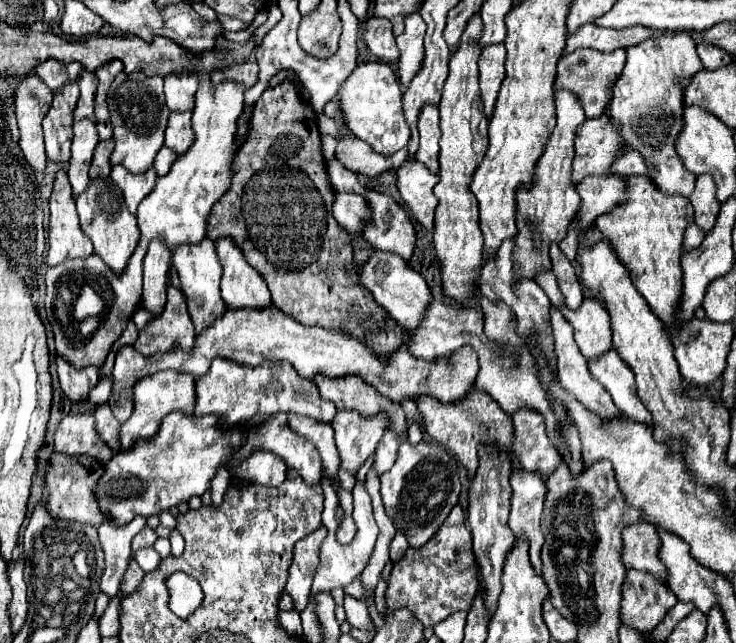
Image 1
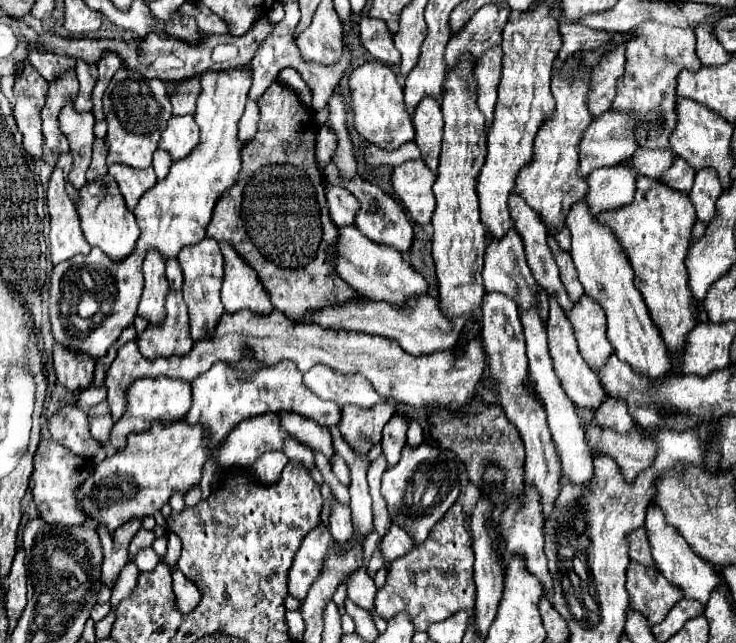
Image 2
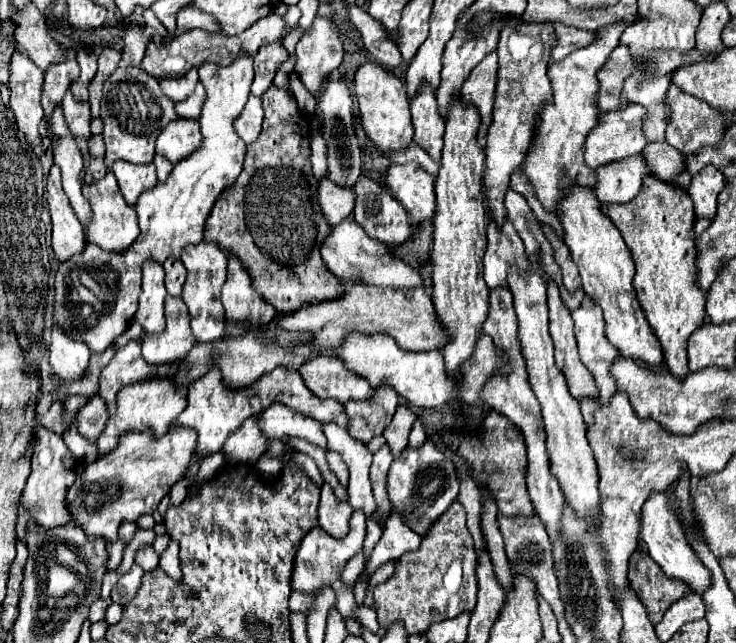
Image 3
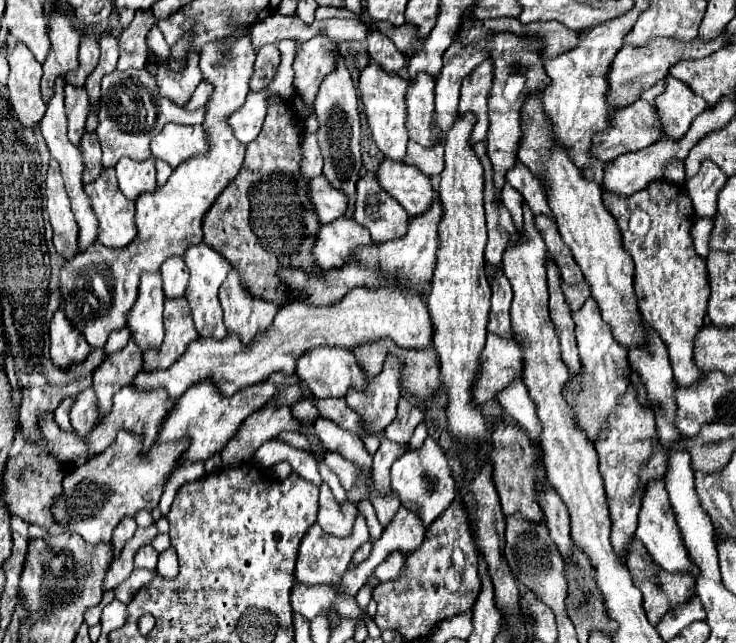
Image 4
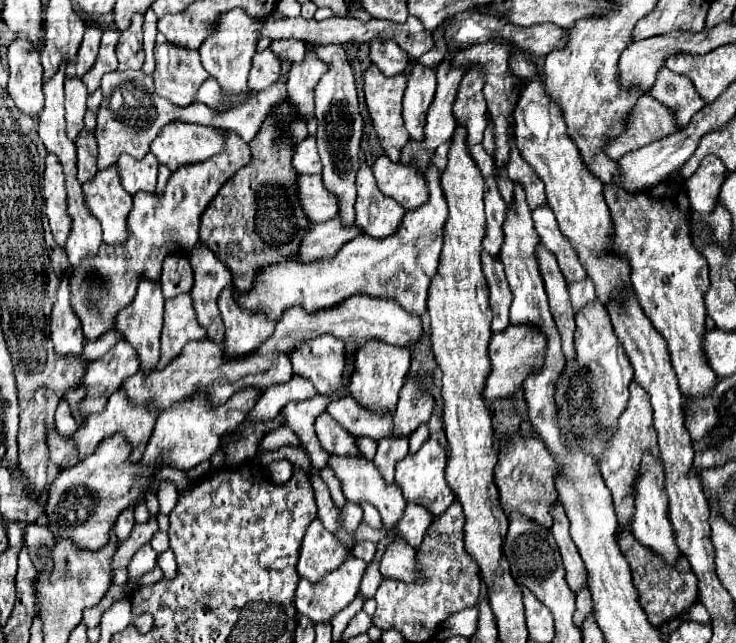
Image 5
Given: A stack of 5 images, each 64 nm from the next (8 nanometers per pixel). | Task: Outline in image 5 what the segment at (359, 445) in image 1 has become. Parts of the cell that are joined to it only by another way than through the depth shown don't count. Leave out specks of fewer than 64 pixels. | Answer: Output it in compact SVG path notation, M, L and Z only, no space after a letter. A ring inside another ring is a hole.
M366 342L362 348L358 348L354 374L350 376L350 396L360 402L366 408L382 410L382 412L394 412L398 404L398 392L404 386L406 374L410 370L412 362L412 348L410 346L390 346L386 342Z

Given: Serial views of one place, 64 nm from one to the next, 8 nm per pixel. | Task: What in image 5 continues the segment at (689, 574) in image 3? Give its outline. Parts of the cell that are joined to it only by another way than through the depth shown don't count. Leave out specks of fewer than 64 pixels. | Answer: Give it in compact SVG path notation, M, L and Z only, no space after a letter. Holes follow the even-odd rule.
M648 454L646 458L642 458L642 470L638 472L638 478L634 480L634 516L630 520L630 530L634 534L634 538L652 548L656 554L660 554L664 558L666 564L674 564L674 560L678 558L680 550L674 544L674 534L670 528L670 520L668 520L668 496L664 490L664 470L662 470L662 460L654 458L652 454Z

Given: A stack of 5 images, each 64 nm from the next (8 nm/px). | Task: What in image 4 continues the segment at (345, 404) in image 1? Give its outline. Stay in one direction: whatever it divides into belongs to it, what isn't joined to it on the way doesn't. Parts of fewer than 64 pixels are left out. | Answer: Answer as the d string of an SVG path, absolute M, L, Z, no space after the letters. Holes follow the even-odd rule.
M318 346L314 350L308 350L298 358L296 362L296 376L312 390L316 398L340 398L346 396L350 386L362 388L364 386L364 372L356 364L354 352L340 346Z

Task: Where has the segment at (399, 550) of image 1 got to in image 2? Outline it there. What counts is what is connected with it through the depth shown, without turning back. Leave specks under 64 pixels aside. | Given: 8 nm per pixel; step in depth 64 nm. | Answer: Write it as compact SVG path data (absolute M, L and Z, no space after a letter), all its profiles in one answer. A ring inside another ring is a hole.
M390 526L386 536L380 540L380 552L382 558L390 564L396 558L408 554L414 548L414 540L410 538L410 534L406 534L406 530L402 530L400 526Z

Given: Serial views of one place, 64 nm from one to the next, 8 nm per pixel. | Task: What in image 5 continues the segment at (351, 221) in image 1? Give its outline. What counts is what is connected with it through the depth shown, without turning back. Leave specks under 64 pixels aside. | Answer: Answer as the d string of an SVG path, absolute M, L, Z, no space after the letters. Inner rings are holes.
M300 174L296 190L298 204L310 222L326 222L338 214L338 200L322 186L322 176Z

